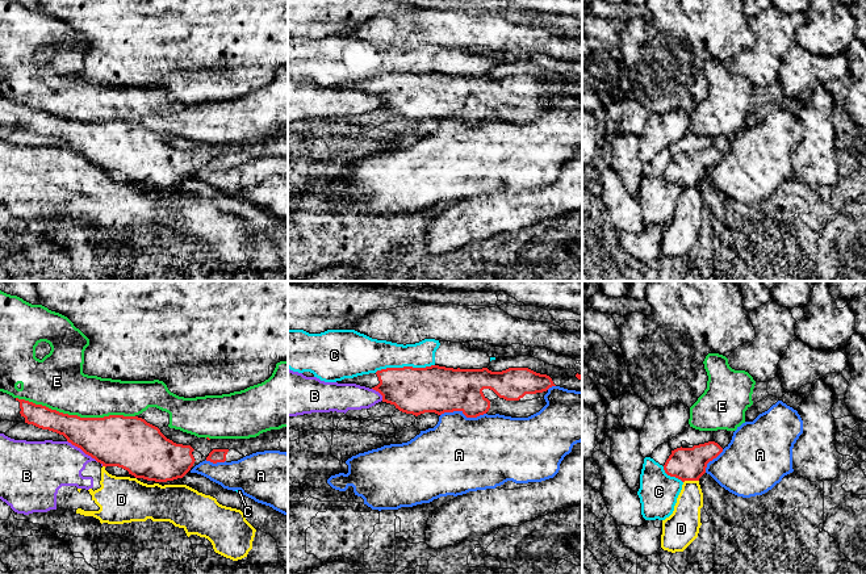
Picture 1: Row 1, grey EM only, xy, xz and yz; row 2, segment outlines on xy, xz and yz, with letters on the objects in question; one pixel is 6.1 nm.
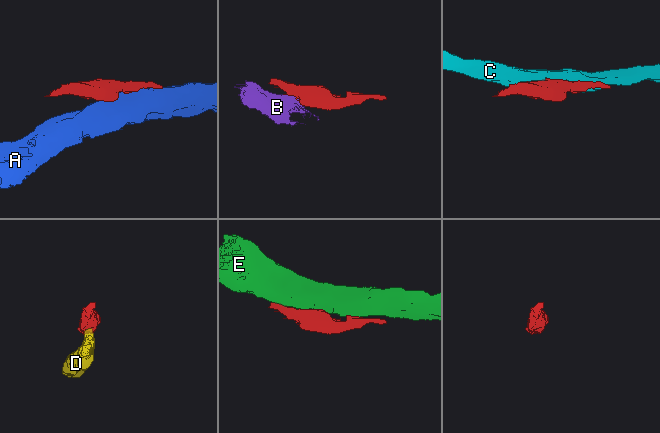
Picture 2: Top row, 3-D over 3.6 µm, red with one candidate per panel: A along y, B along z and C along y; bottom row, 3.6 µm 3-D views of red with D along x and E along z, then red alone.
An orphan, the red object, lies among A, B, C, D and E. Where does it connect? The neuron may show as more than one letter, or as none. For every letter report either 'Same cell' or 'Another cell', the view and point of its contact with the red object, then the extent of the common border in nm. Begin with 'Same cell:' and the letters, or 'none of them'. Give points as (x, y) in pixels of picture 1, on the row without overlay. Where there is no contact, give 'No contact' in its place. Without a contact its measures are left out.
Same cell: none of them
A: Another cell. Touches red at xz (463, 118). Shared border 280 nm
B: Another cell. Touches red at xy (83, 156). Shared border 240 nm
C: Another cell. Touches red at xz (404, 72). Shared border 380 nm
D: Another cell. Touches red at yz (690, 185). Shared border 100 nm
E: Another cell. Touches red at xy (75, 121). Shared border 750 nm

